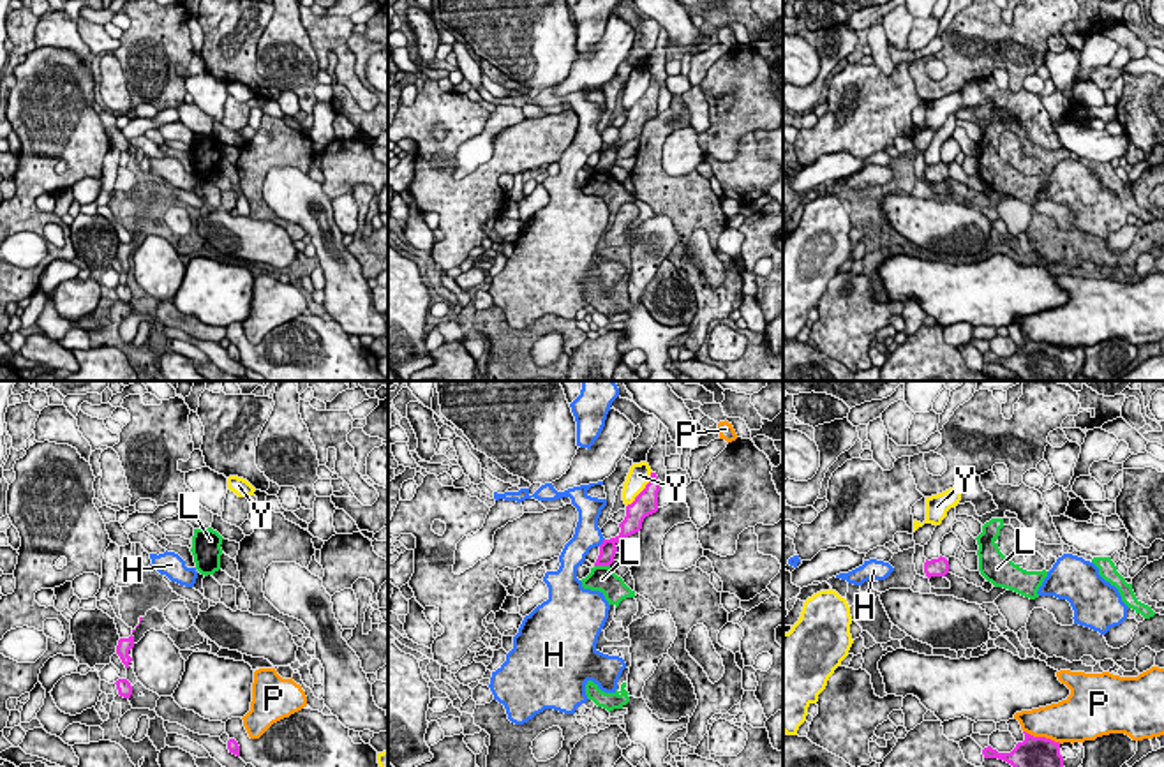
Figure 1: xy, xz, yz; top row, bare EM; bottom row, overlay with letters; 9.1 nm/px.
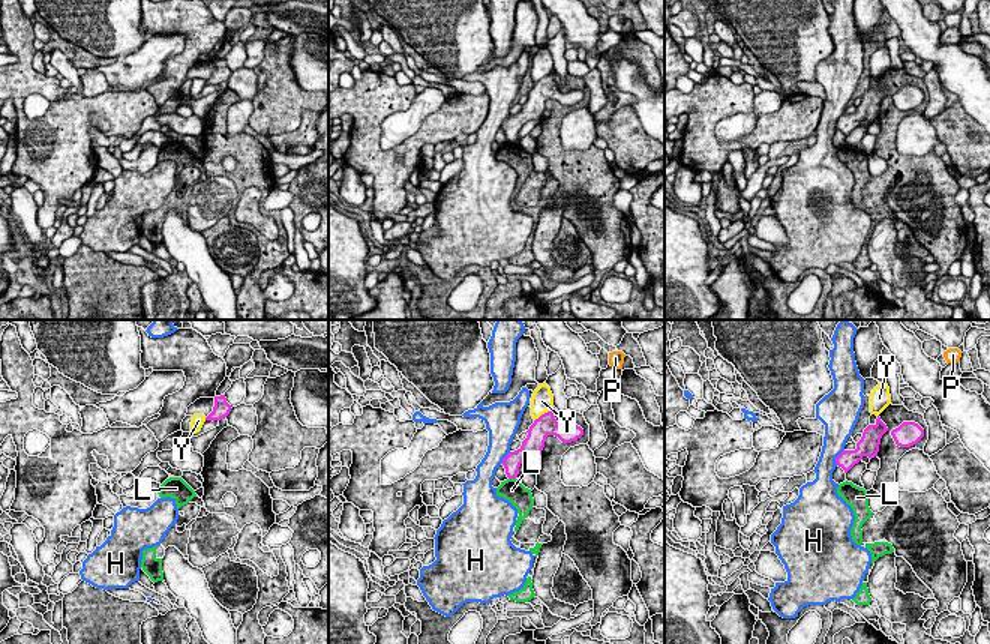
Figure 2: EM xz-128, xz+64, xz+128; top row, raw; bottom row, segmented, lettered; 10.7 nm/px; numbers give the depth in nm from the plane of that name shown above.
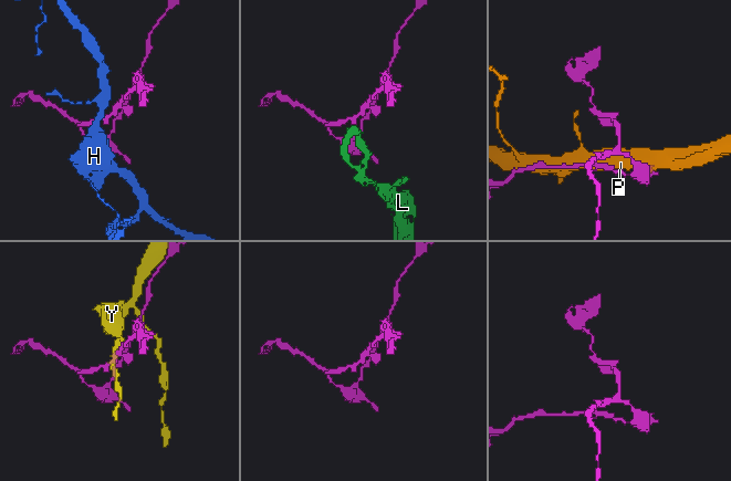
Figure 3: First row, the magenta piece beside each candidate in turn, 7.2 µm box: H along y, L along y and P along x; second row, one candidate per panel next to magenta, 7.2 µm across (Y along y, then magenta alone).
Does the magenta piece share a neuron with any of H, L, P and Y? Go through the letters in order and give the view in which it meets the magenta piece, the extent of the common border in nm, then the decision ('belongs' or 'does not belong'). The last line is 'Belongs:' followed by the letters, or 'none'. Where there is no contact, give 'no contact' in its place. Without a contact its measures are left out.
H: xz | 100 nm | does not belong
L: xz | 140 nm | does not belong
P: yz | 380 nm | does not belong
Y: xz | 400 nm | does not belong
Belongs: none

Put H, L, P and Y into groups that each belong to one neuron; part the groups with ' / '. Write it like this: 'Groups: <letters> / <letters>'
Groups: H / L / P / Y

